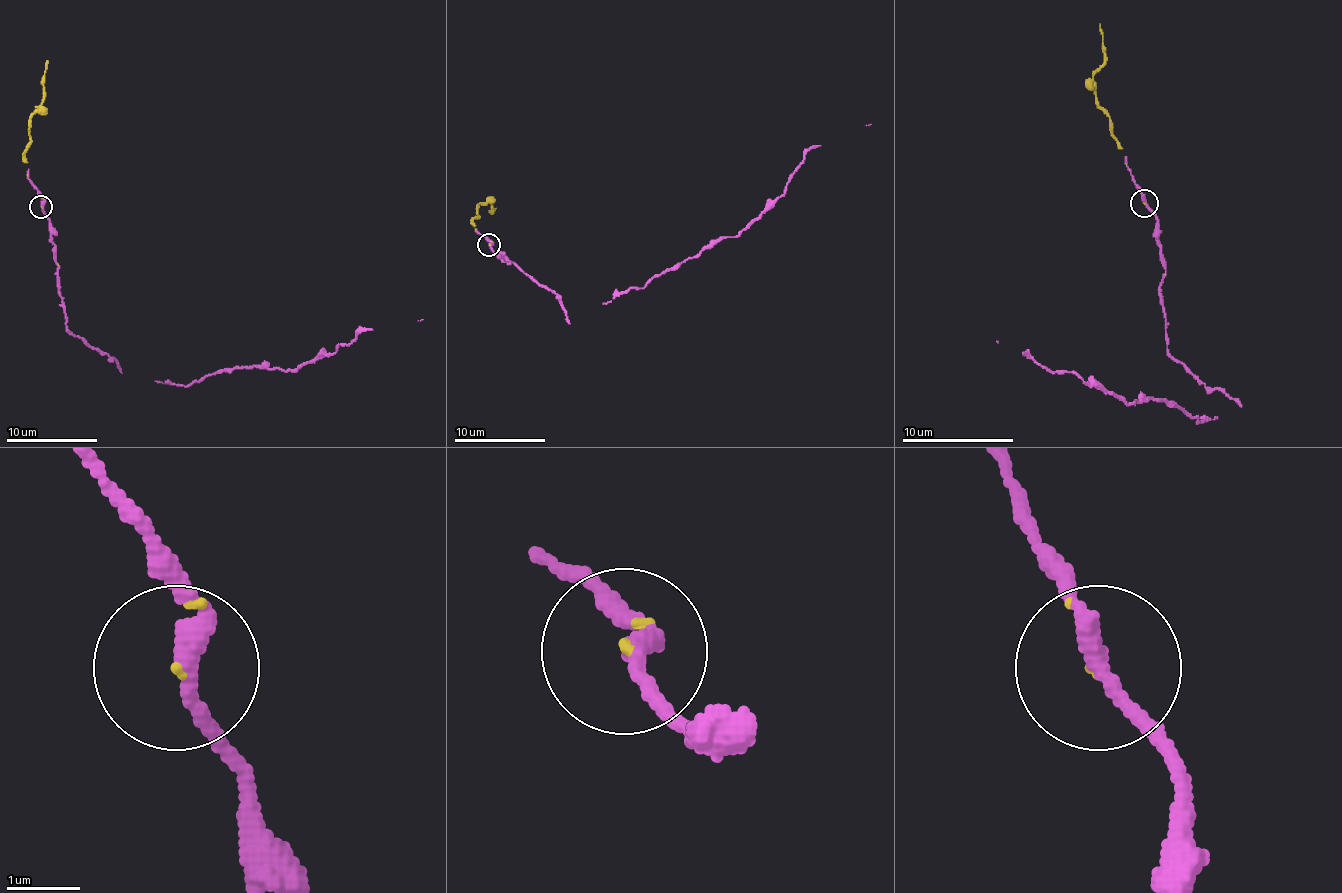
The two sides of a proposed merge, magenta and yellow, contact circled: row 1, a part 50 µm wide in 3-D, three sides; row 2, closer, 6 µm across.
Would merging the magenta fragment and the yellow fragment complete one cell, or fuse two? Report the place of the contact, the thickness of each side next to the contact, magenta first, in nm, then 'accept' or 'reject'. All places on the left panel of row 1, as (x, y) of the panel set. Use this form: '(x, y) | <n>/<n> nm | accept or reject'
(41, 206) | 240/40 nm | accept

